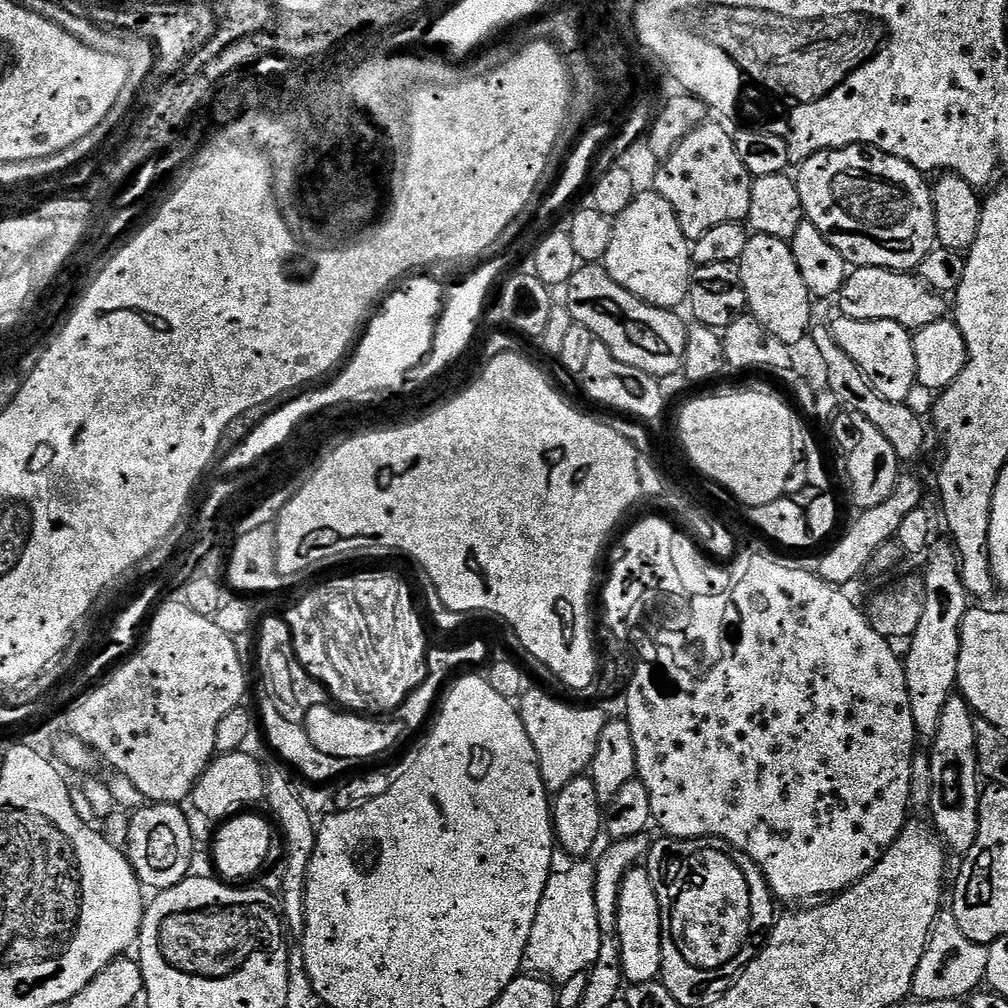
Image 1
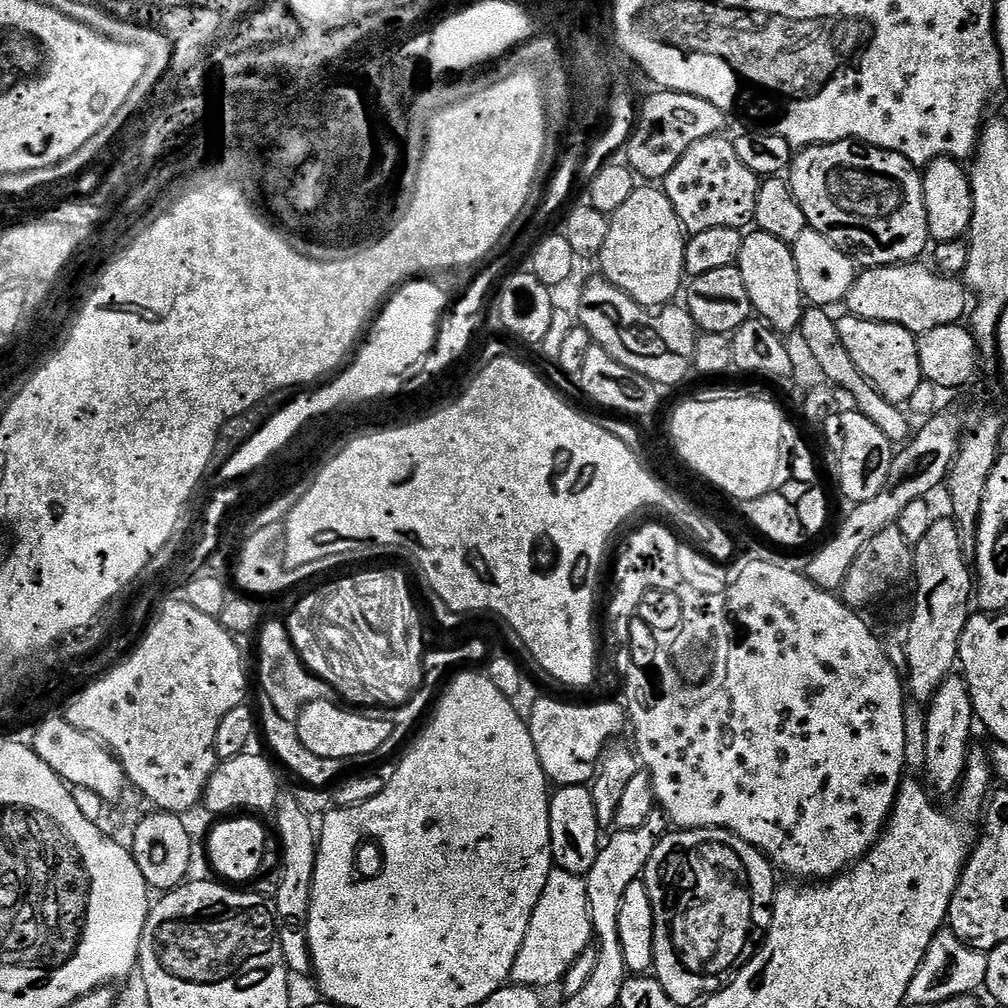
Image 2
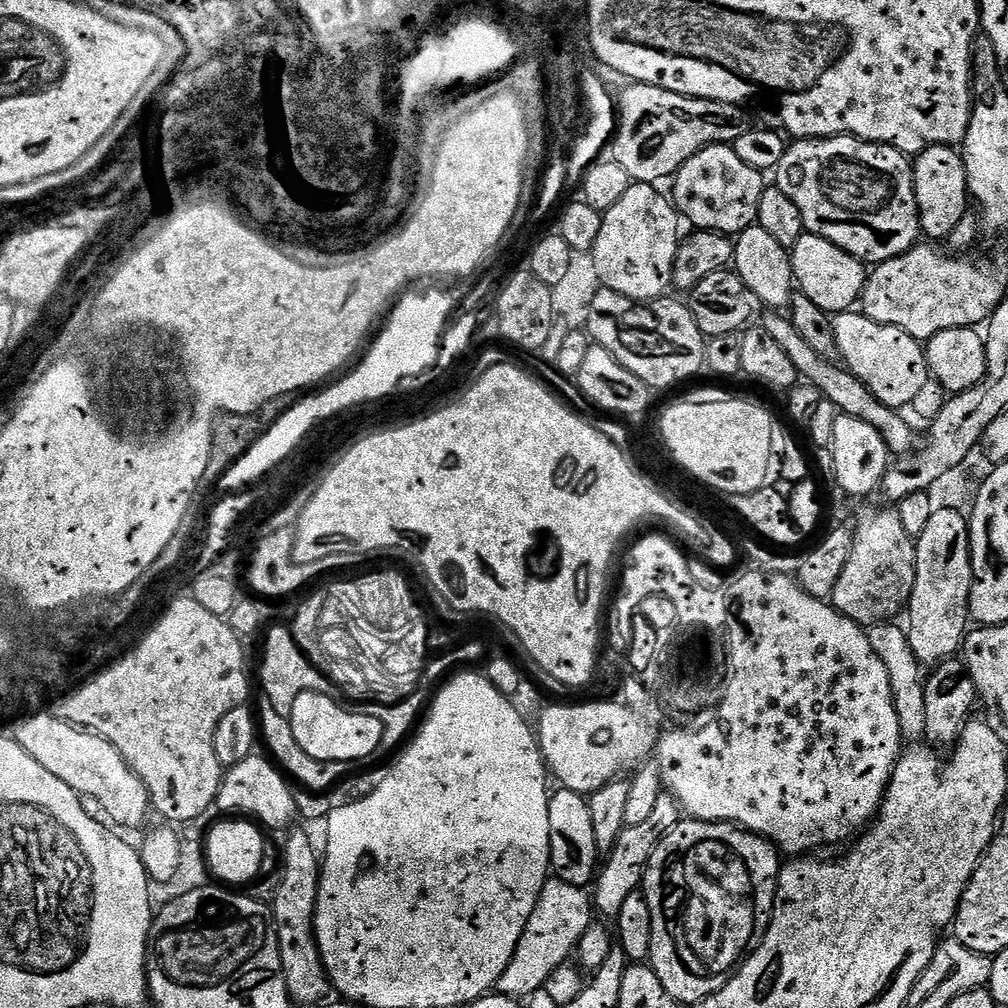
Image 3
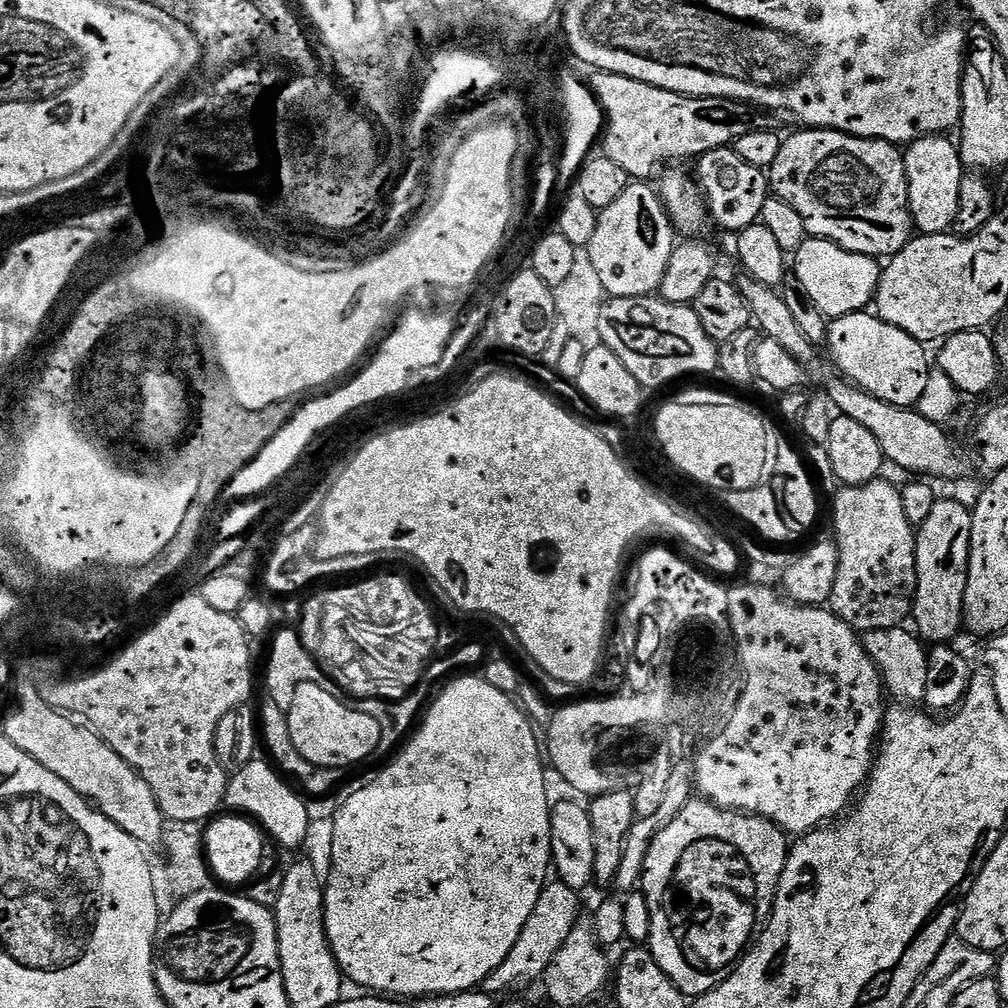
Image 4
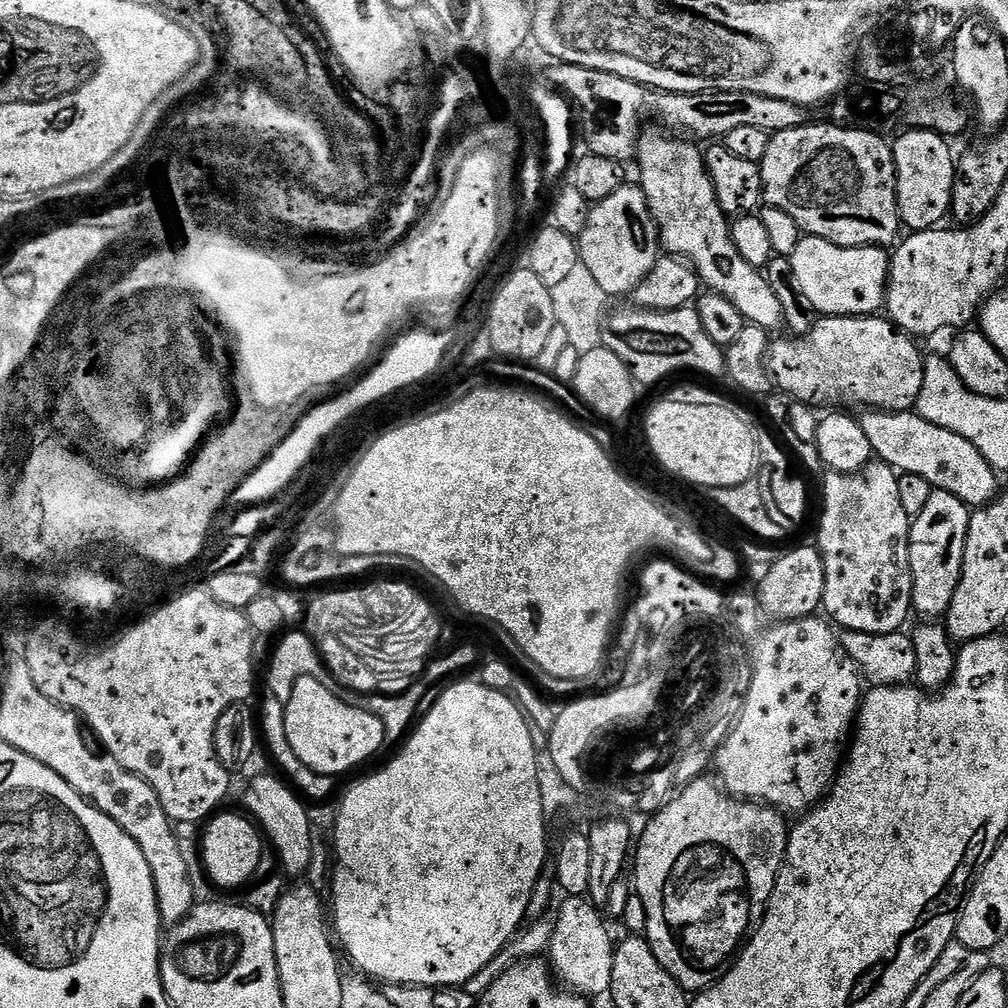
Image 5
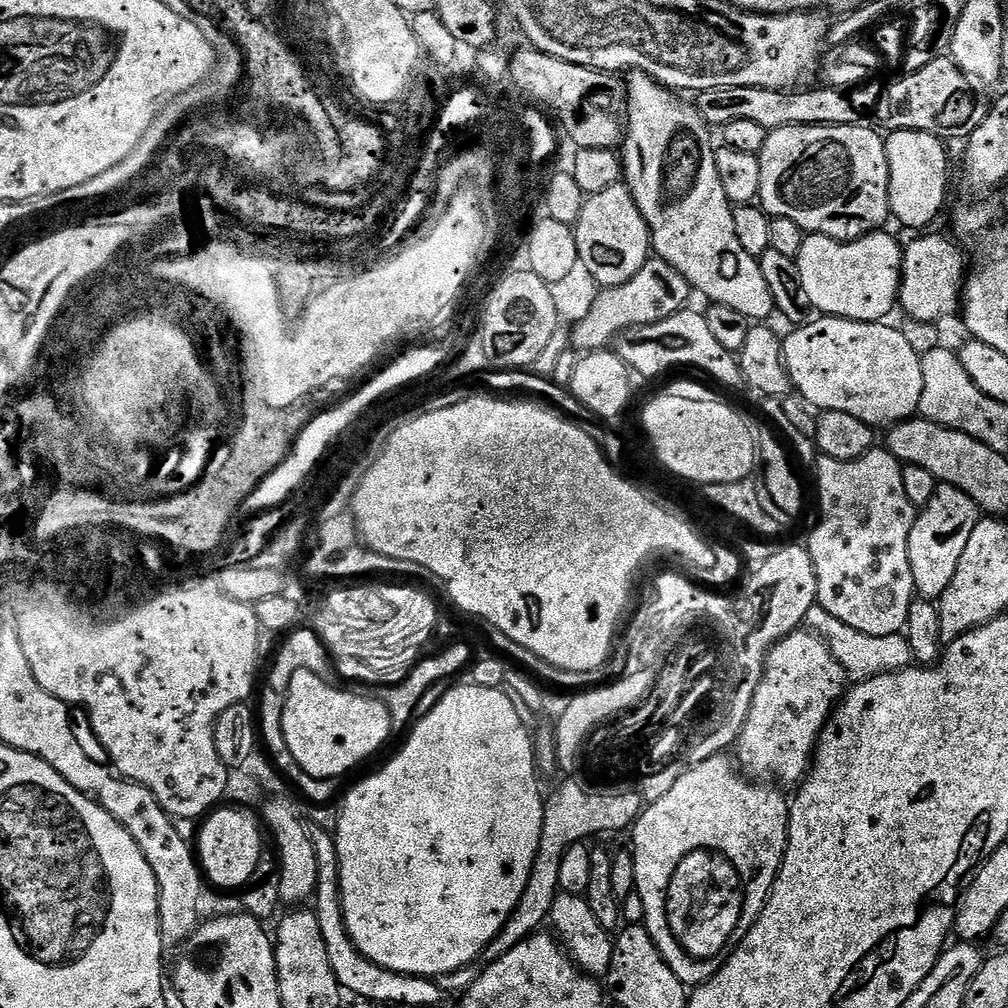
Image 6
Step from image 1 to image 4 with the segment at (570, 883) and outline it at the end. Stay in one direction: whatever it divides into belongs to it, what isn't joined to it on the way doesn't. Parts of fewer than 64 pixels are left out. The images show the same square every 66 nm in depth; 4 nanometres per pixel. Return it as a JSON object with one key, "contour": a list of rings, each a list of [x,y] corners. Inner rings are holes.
{"contour":[[[559,882],[545,884],[538,898],[538,906],[534,906],[534,914],[530,914],[526,926],[522,926],[522,934],[518,934],[518,942],[514,942],[514,950],[506,954],[502,966],[498,966],[494,974],[484,979],[483,991],[497,994],[496,992],[508,992],[511,988],[526,983],[527,980],[539,981],[550,966],[551,959],[561,949],[562,942],[566,941],[572,928],[581,919],[580,899],[581,897],[570,886]]]}

